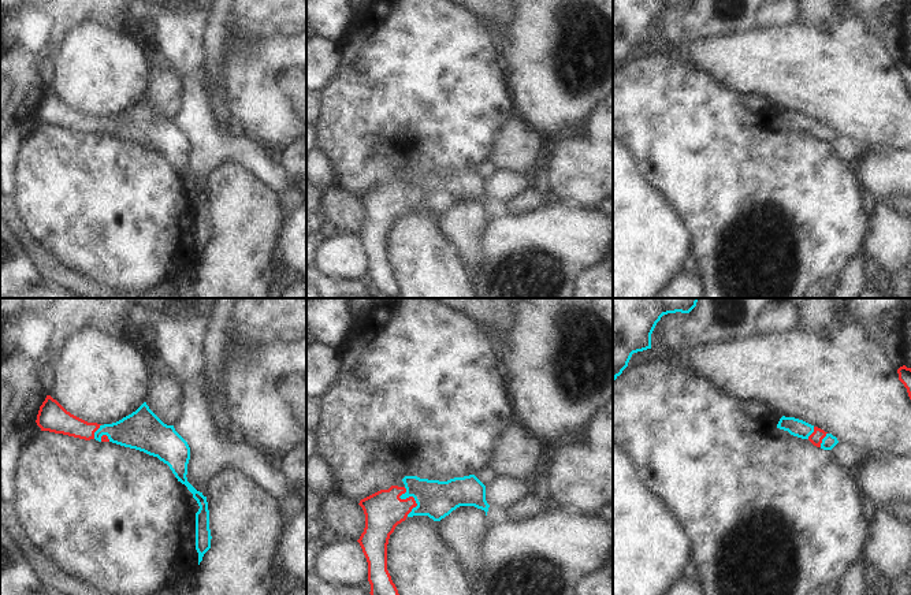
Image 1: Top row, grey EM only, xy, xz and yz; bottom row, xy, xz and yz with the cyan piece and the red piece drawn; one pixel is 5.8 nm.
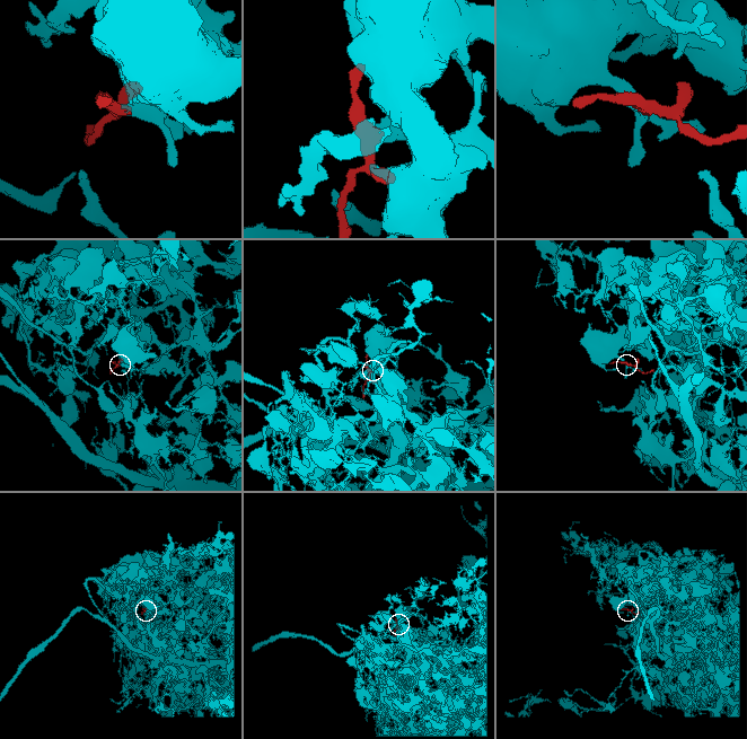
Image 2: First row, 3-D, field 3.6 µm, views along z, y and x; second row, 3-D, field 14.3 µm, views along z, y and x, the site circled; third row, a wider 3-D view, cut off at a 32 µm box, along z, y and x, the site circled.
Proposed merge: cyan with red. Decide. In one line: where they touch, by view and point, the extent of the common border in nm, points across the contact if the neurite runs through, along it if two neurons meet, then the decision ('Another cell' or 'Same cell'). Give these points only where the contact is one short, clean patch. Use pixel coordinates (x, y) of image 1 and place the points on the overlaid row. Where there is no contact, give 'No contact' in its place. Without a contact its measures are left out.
Touches cyan at xz (411, 495). Shared border 180 nm. Path across: xz (437, 499), (411, 495), (404, 502), (383, 510). Same cell

